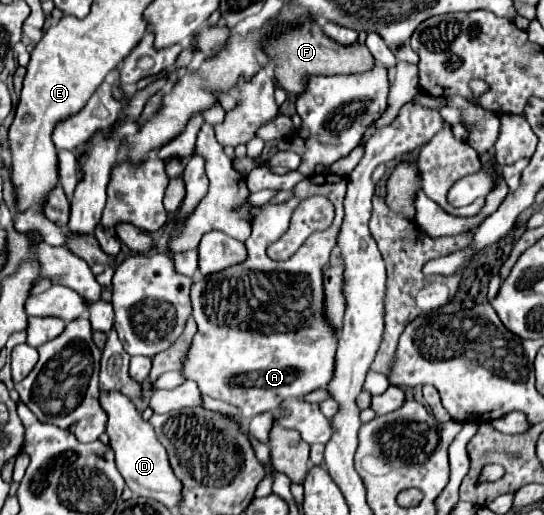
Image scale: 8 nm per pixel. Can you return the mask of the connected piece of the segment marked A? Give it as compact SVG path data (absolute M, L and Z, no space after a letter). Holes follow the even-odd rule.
M324 172L312 174L294 188L294 196L284 204L264 204L260 207L260 216L252 222L252 234L246 242L248 256L244 262L234 264L222 272L210 276L196 276L192 284L192 314L198 324L198 334L192 340L190 350L182 358L182 376L194 380L202 394L224 400L228 404L240 406L242 412L250 412L250 418L264 412L276 412L278 406L288 398L300 398L312 390L324 388L328 378L332 378L334 354L336 354L336 334L322 316L322 266L328 264L328 256L336 246L336 238L344 220L344 196L346 196L346 178ZM314 194L326 196L334 208L336 218L332 226L324 232L314 232L300 246L300 250L284 260L274 262L266 256L268 244L278 240L286 228L296 206Z

